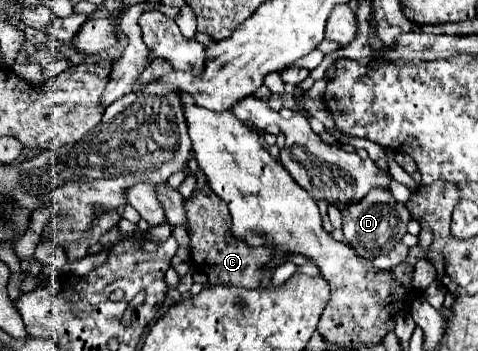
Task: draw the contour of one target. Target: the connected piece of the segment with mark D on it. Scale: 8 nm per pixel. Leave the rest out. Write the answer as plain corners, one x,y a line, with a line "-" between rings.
375,189
363,201
343,209
343,235
345,235
345,241
361,257
373,259
377,255
389,253
391,247
395,247
401,241
401,237
405,235
405,227
407,227
409,219
411,219
411,215
409,215
409,209
405,205
395,203
395,199
389,191

